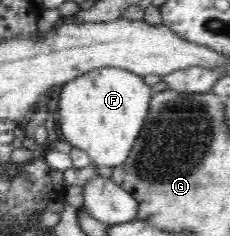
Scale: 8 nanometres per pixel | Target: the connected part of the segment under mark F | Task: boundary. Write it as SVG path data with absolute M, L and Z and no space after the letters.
M101 67L77 76L76 79L65 82L59 93L57 116L61 133L73 148L85 151L96 166L113 168L119 166L128 159L137 137L145 126L152 95L151 86L145 83L143 76L133 74L120 67Z

